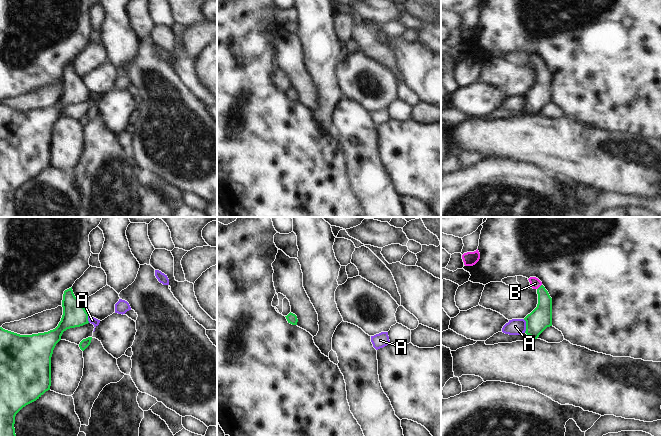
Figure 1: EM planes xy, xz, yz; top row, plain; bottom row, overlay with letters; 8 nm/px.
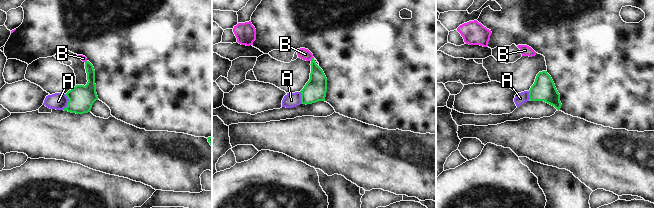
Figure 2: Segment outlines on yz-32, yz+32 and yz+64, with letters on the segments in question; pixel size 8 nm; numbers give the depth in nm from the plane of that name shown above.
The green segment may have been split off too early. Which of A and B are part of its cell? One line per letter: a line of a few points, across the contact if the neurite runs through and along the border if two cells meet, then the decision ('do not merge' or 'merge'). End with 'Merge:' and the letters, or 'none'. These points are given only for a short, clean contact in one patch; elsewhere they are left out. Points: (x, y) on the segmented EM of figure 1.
A: do not merge
B: yz (540, 318), (542, 292), (539, 287), (535, 283) | merge
Merge: B

